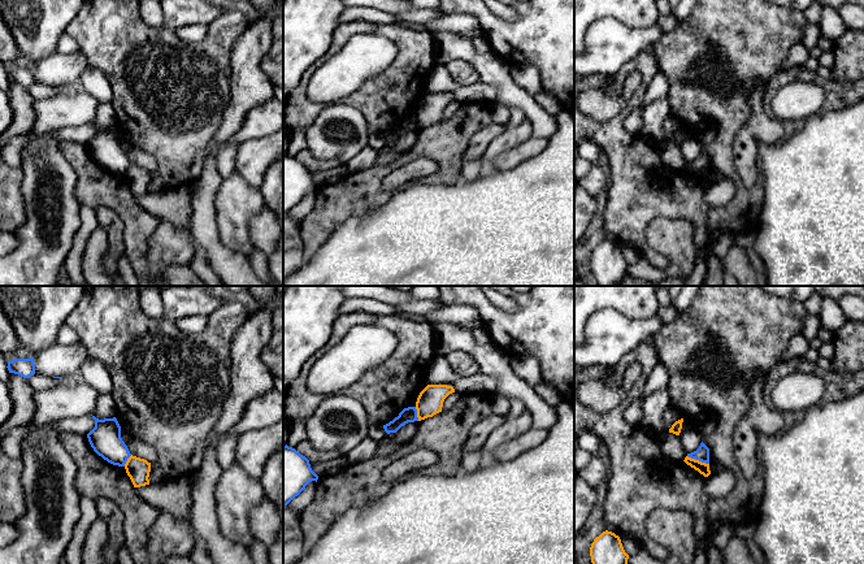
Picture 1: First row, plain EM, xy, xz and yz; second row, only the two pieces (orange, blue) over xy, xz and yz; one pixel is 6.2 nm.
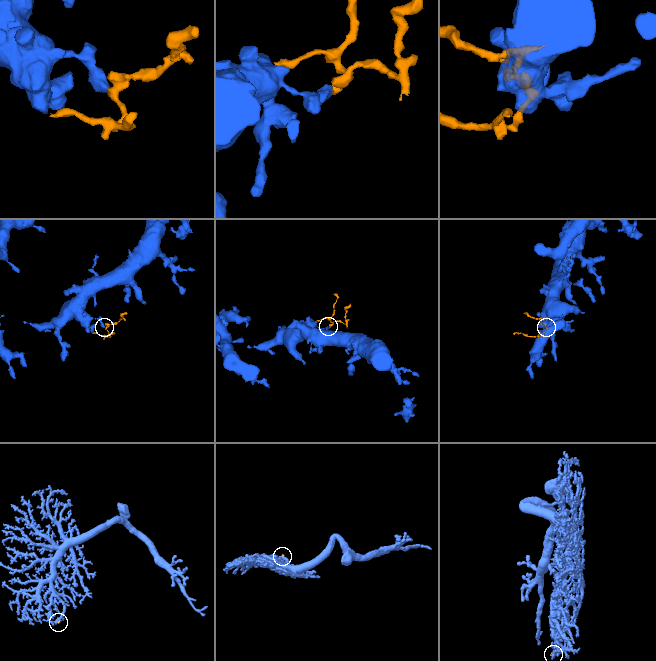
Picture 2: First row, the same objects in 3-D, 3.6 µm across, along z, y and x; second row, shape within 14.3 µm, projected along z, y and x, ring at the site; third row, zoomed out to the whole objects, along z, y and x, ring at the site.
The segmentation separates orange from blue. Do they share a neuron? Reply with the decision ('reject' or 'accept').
reject

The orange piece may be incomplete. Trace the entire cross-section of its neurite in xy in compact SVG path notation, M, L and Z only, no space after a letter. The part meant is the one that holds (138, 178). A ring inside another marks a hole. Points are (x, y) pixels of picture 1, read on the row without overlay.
M131 164L125 173L125 178L134 196L149 194L151 172L147 169Z

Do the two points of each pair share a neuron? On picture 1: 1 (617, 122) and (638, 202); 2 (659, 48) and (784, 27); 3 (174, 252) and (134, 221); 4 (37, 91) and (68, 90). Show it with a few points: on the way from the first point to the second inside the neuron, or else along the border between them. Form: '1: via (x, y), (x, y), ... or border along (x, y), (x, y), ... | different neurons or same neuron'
1: via (617, 142), (633, 160), (638, 182) | same neuron
2: via (690, 48), (723, 48), (734, 37), (752, 37) | same neuron
3: border along (160, 220), (147, 254), (152, 267) | different neurons
4: via (44, 91), (60, 91) | same neuron

